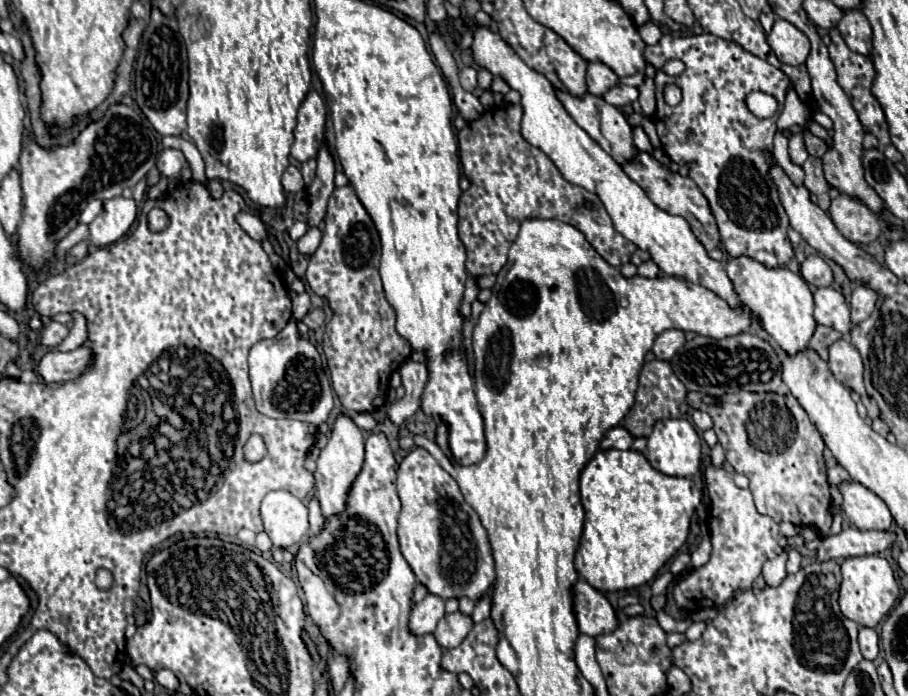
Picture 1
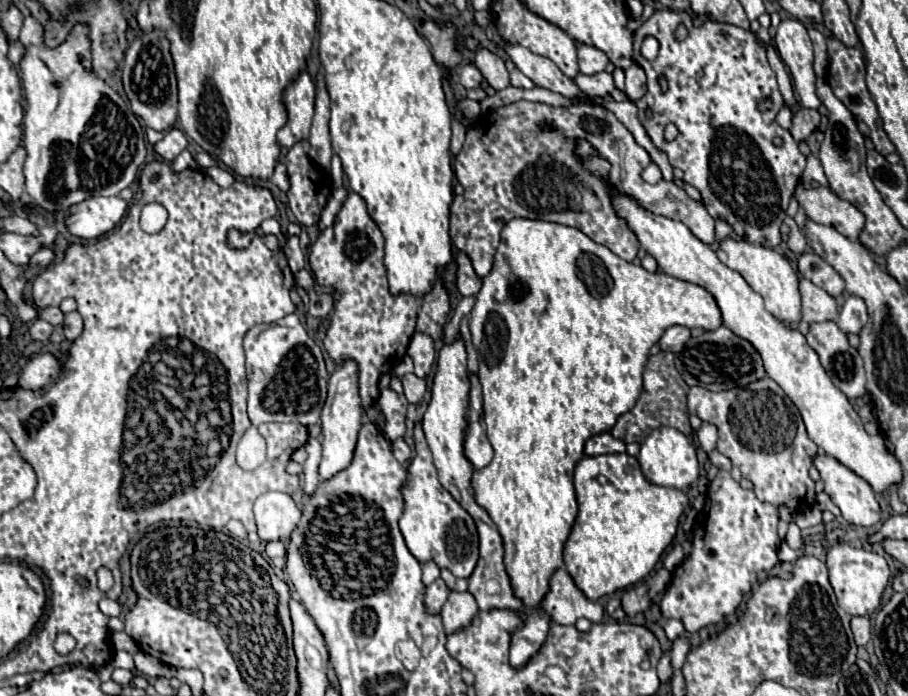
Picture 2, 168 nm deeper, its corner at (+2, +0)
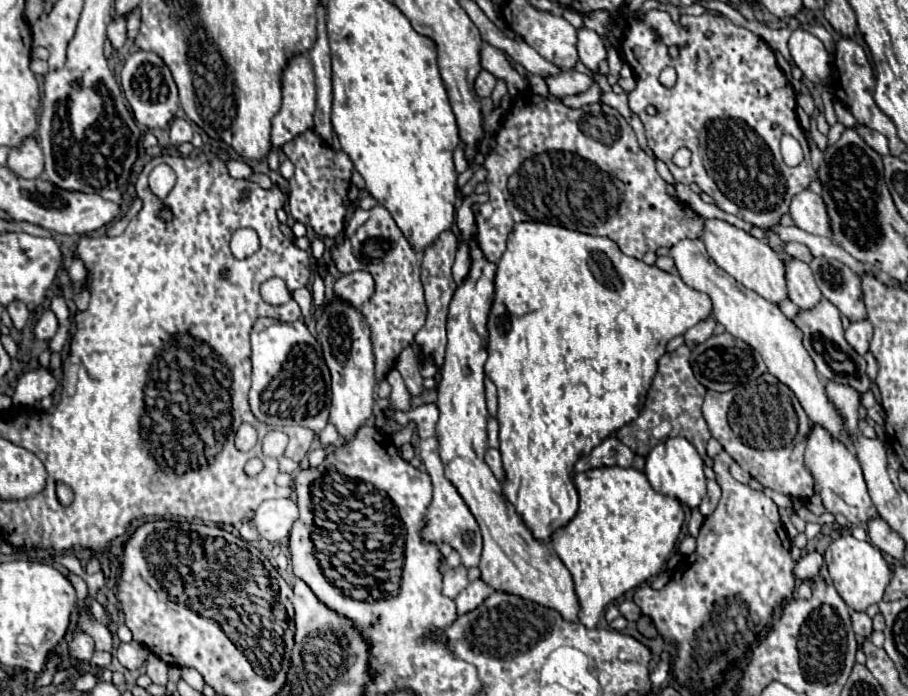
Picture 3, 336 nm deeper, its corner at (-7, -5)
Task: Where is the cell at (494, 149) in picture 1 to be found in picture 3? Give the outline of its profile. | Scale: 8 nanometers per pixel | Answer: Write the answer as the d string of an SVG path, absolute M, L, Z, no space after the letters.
M523 92L519 94L519 98L515 100L515 104L511 106L511 110L507 112L507 118L501 126L501 130L497 132L497 144L493 148L493 152L485 158L485 168L487 168L487 186L489 186L489 200L486 203L473 204L473 210L477 214L475 218L475 238L485 254L487 260L491 262L497 262L501 258L501 254L505 252L507 246L508 235L511 232L515 223L521 222L521 220L545 220L545 222L555 222L555 218L559 220L561 226L569 228L569 230L577 230L577 232L585 232L585 234L595 234L595 236L607 236L611 240L615 240L621 248L623 254L627 256L633 256L633 258L643 258L645 252L649 250L657 250L661 246L675 246L675 242L683 240L683 238L701 238L703 234L703 218L699 214L695 214L689 206L681 204L681 202L675 202L667 192L665 192L665 180L659 176L655 164L653 164L653 158L647 156L643 152L643 148L637 144L637 138L635 138L635 132L633 128L627 124L627 120L611 106L603 104L603 102L597 102L597 104L587 104L587 106L581 106L581 108L569 108L561 102L553 102L541 94L535 94L535 92Z

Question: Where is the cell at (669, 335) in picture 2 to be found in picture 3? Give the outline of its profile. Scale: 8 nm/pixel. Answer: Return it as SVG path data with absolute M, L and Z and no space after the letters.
M711 316L711 318L705 318L703 322L699 322L699 324L695 324L693 328L689 328L687 332L685 332L685 344L687 346L695 346L695 344L699 344L699 342L705 342L707 338L711 338L713 336L713 330L715 330L715 318Z

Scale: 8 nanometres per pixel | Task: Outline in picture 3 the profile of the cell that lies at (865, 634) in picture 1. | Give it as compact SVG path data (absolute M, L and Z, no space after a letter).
M851 610L851 622L853 622L853 630L855 630L857 636L861 636L861 638L869 638L871 636L873 626L871 626L871 618L865 612Z

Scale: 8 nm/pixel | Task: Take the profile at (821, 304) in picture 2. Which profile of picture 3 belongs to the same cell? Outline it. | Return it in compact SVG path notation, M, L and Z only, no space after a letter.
M791 258L785 262L785 282L787 282L787 296L799 308L813 308L821 300L821 290L817 288L809 264Z

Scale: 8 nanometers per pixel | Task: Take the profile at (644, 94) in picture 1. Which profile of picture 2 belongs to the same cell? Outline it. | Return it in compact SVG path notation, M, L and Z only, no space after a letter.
M636 63L626 69L626 95L630 101L638 101L646 95L646 73Z

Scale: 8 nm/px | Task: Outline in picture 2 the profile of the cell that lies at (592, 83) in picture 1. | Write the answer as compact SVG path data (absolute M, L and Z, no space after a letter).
M578 45L578 65L580 65L580 73L594 75L594 73L600 73L606 69L608 57L594 47Z

